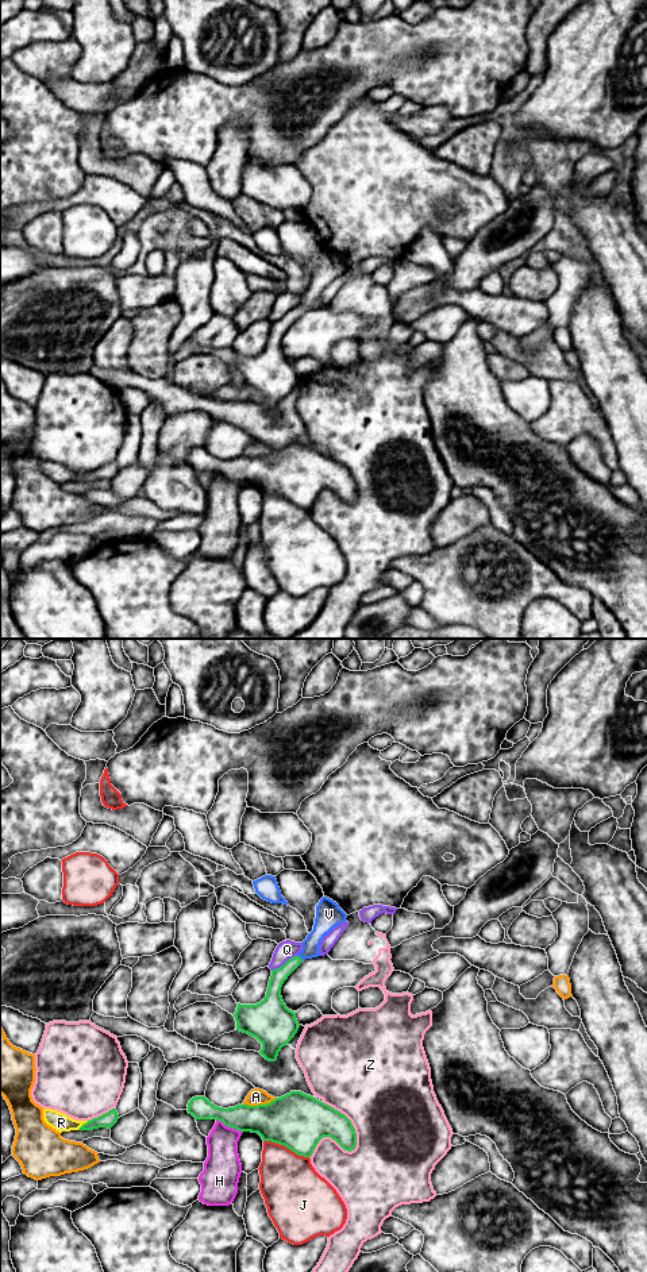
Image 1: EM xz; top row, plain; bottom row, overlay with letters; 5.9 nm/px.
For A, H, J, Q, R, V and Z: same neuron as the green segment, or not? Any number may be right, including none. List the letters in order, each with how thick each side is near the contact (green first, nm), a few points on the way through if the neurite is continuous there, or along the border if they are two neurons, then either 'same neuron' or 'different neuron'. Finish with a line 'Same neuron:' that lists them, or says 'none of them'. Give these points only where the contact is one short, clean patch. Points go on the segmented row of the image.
A: 340/100 nm | different neuron
H: 220/220 nm | different neuron
J: 340/360 nm | different neuron
Q: 120/110 nm | along xz (297, 955), (272, 971) | different neuron
R: 90/110 nm | different neuron
V: 90/110 nm | across xz (280, 975), (300, 958), (309, 948), (324, 924) | same neuron
Z: 190/480 nm | different neuron
Same neuron: V

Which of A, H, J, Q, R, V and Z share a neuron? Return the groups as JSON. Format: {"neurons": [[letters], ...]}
{"neurons": [["A"], ["H"], ["J"], ["Q"], ["R"], ["V"], ["Z"]]}

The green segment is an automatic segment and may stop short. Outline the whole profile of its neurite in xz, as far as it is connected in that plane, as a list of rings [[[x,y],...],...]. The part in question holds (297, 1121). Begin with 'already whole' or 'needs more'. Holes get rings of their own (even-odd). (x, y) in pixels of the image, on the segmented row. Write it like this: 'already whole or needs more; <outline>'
already whole; [[[301,1091],[276,1098],[270,1103],[217,1107],[205,1096],[195,1096],[188,1113],[196,1119],[217,1119],[239,1132],[258,1133],[263,1141],[286,1146],[311,1157],[323,1137],[331,1137],[344,1150],[354,1150],[357,1133],[351,1121],[334,1107]]]

